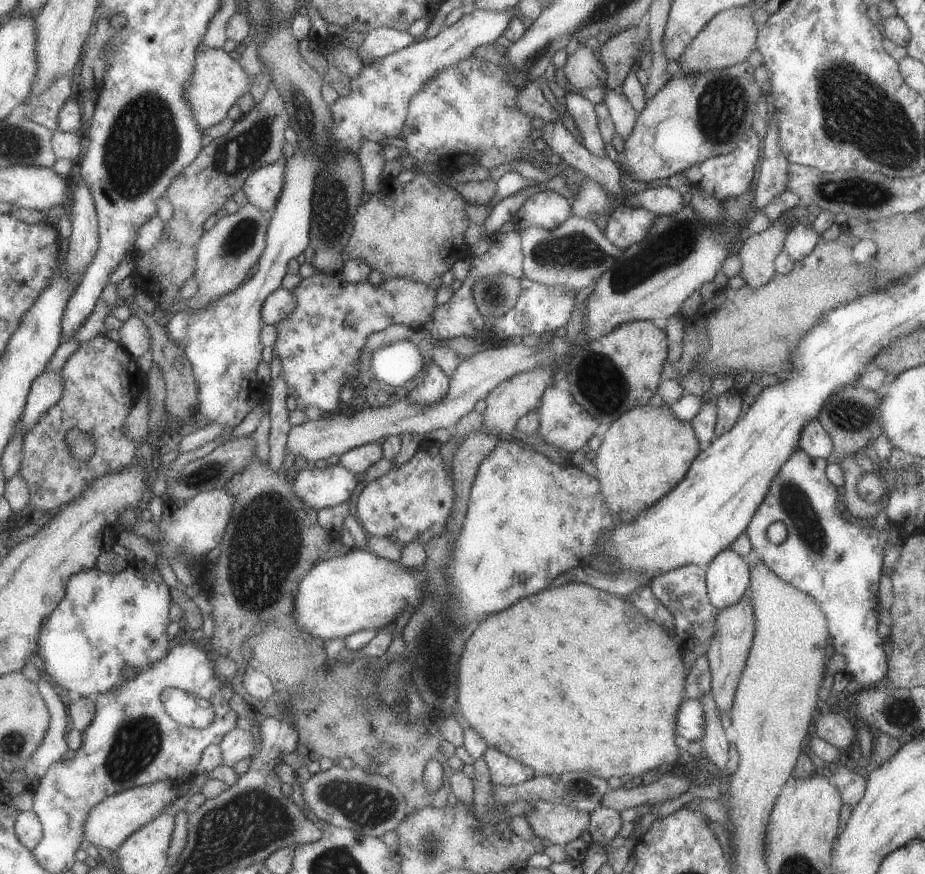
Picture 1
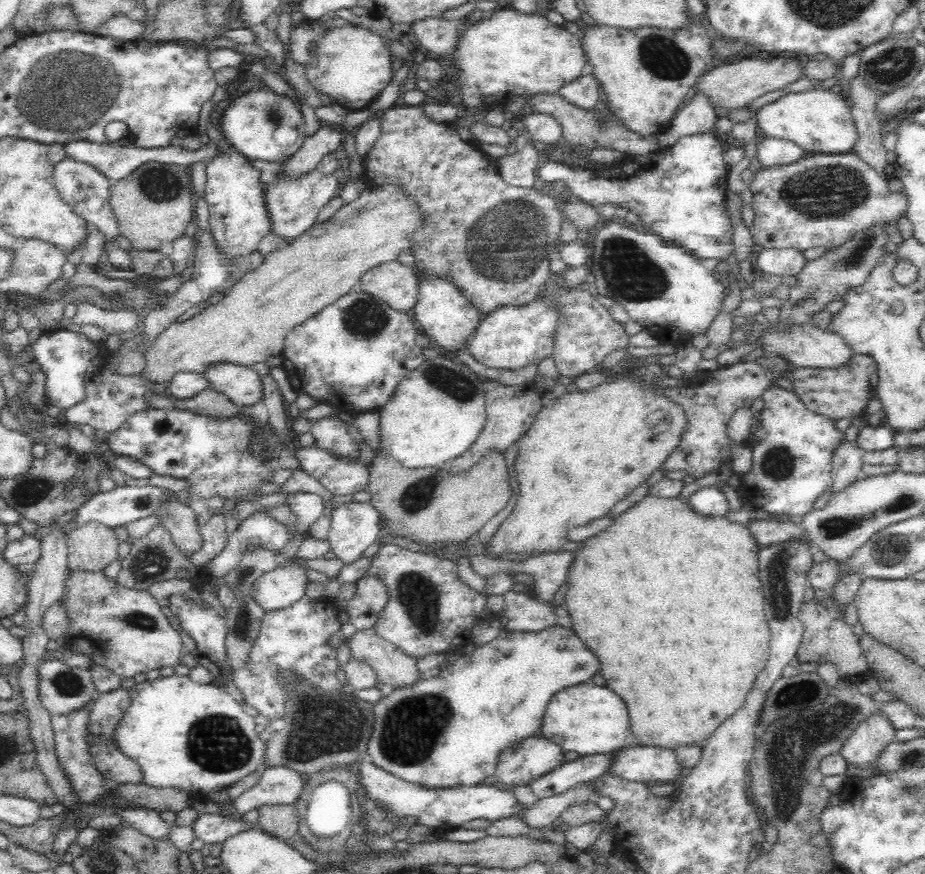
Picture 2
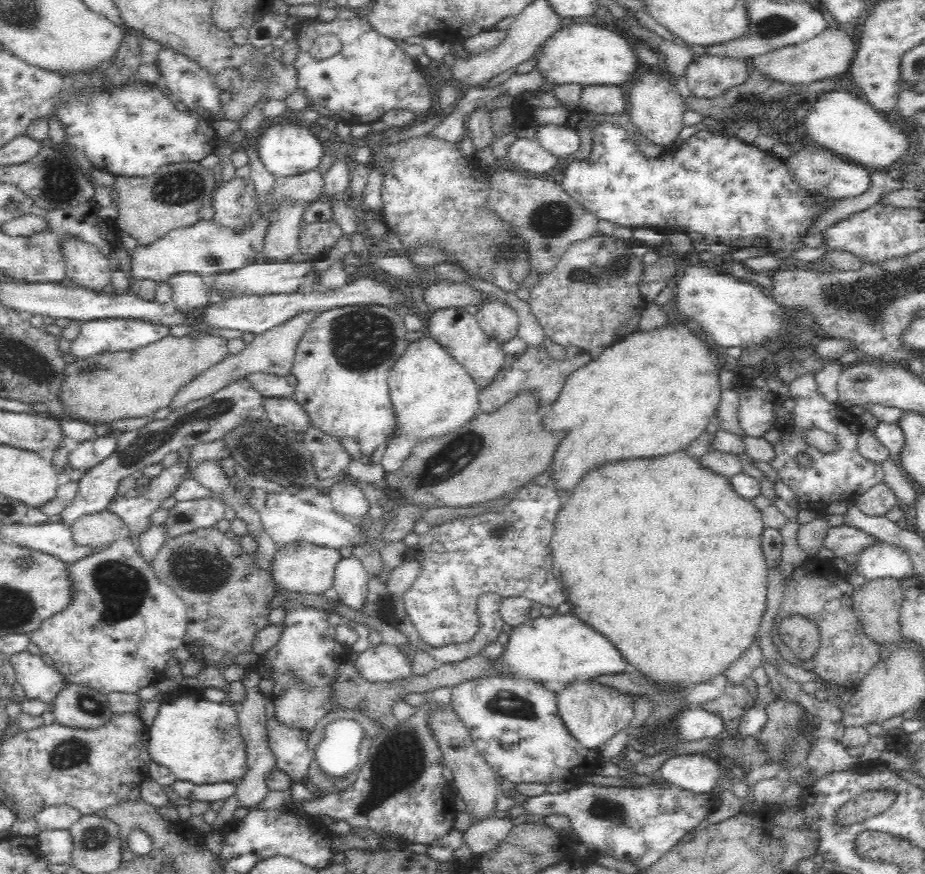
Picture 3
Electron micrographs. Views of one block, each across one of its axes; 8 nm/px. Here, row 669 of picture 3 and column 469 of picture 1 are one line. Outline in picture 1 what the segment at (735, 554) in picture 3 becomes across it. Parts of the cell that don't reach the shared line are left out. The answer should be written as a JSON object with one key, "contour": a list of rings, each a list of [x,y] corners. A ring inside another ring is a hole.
{"contour":[[[582,583],[555,585],[529,598],[526,597],[509,609],[489,615],[473,628],[459,662],[457,709],[466,724],[480,733],[491,747],[533,768],[537,778],[563,775],[570,771],[584,771],[602,780],[607,780],[609,777],[620,778],[626,774],[631,777],[641,776],[642,773],[656,769],[661,764],[673,764],[682,754],[674,742],[675,714],[683,699],[682,691],[686,676],[682,653],[683,650],[674,642],[674,636],[665,633],[658,623],[643,618],[627,598],[608,594]]]}

